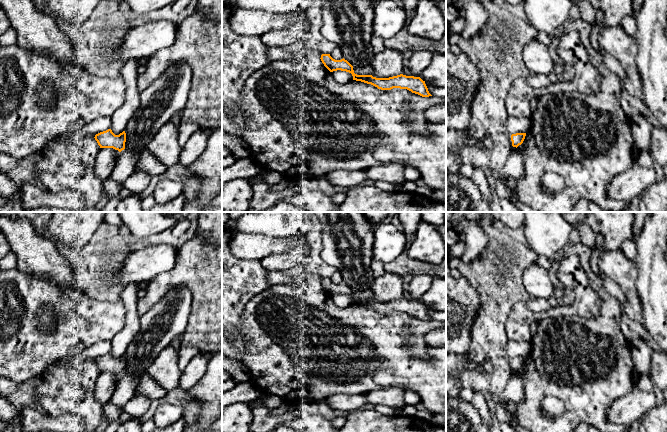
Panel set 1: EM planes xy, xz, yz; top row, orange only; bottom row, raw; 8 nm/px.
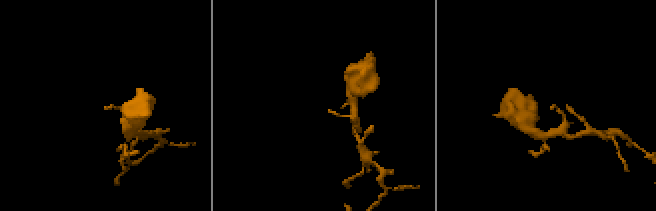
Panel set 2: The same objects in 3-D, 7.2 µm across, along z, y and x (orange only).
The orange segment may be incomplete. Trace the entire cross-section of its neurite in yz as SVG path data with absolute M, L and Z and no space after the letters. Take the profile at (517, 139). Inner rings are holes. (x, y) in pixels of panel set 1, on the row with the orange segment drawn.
M516 133L511 135L511 141L513 147L521 145L525 139L526 133Z

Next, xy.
M111 129L100 132L95 135L95 140L97 141L100 148L113 148L121 152L125 149L126 133L123 131L119 135L115 135Z

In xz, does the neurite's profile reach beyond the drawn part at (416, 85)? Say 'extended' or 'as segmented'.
as segmented

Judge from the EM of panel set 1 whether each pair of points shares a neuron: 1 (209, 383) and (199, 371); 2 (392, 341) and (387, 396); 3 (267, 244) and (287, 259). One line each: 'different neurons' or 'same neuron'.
1: different neurons
2: different neurons
3: different neurons

